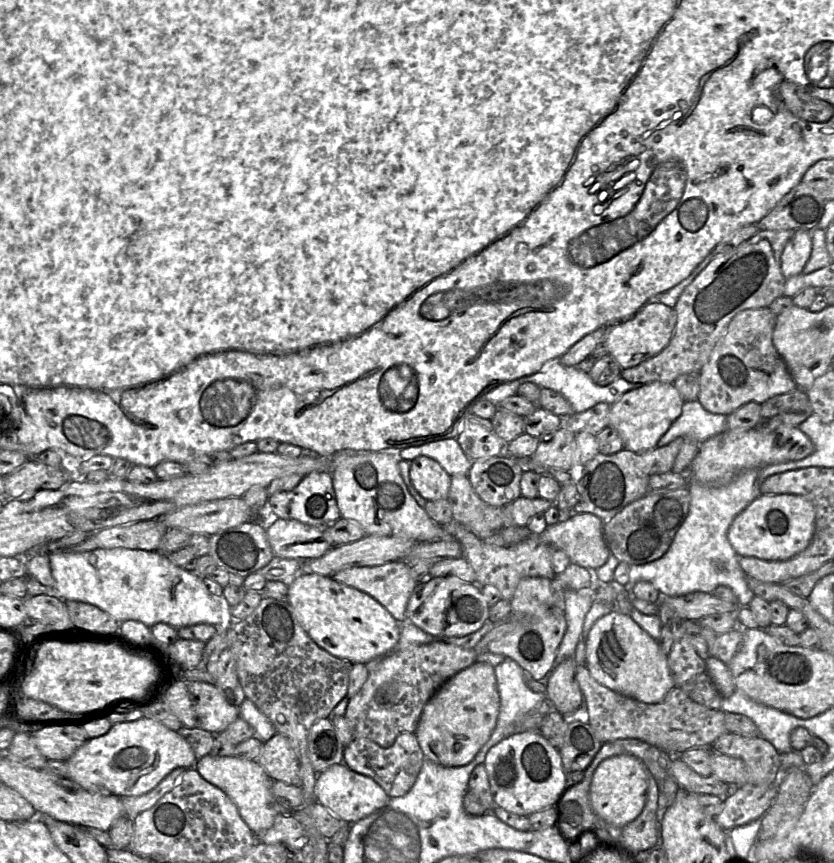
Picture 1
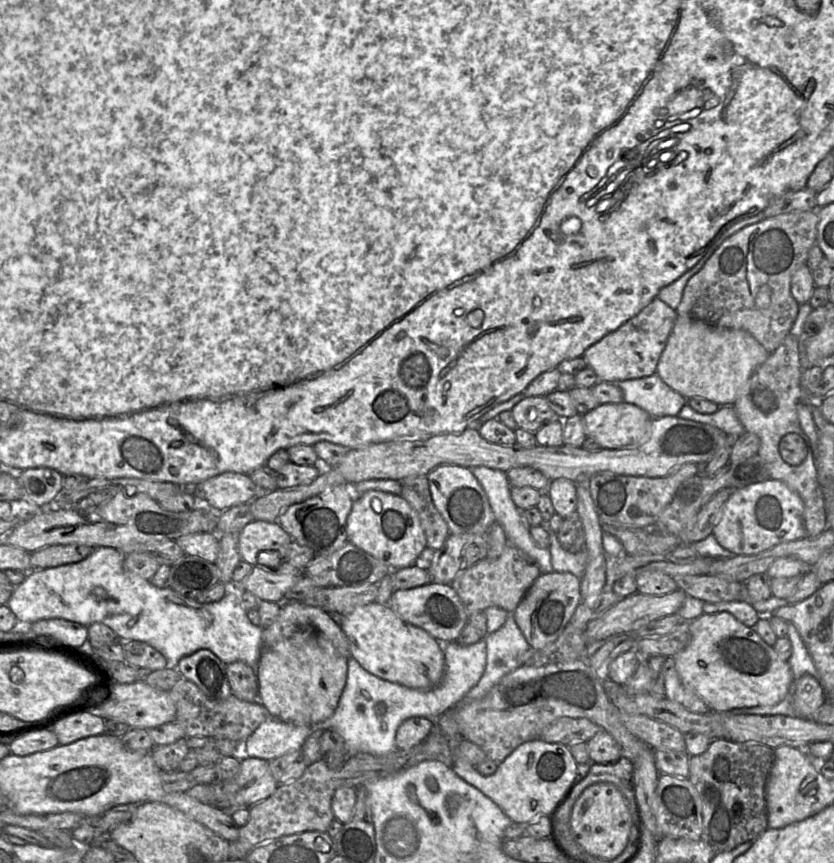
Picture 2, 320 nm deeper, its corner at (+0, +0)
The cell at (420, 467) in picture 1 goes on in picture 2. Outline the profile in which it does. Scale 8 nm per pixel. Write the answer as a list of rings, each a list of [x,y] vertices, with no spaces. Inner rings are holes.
[[[440,465],[428,475],[433,503],[448,525],[450,534],[487,534],[495,523],[487,494],[471,469],[457,465]]]

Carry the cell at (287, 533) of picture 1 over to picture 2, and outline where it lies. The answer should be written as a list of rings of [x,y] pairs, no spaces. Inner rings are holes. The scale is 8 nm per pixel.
[[[253,520],[240,531],[238,548],[241,560],[250,563],[252,566],[263,564],[265,567],[277,569],[281,562],[288,561],[289,548],[292,541],[292,537],[278,522]]]

